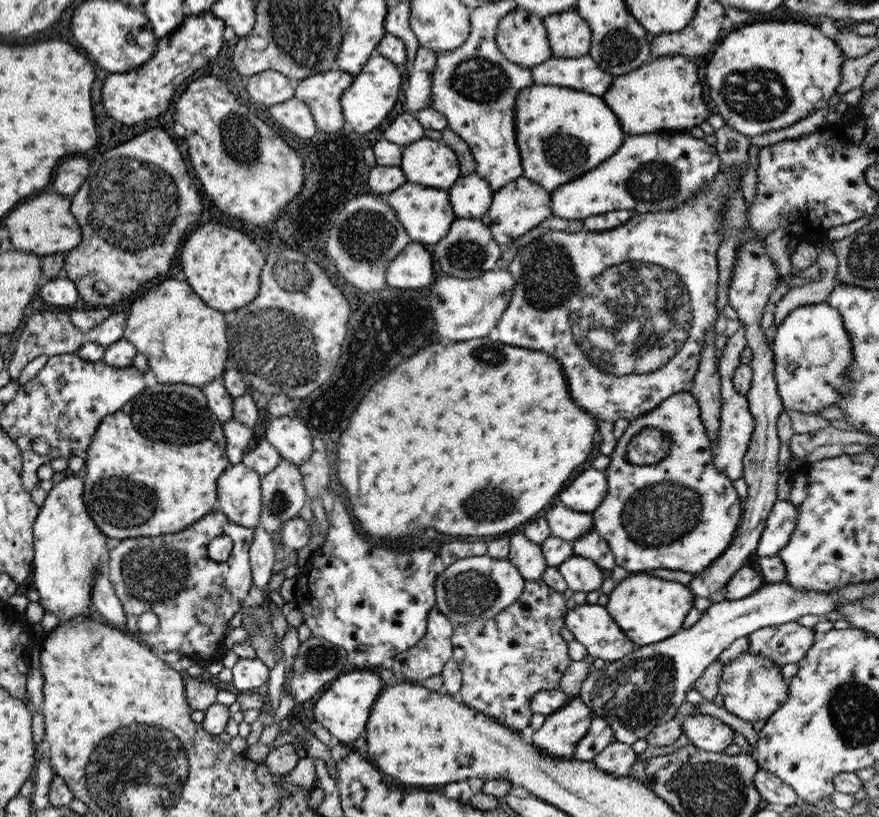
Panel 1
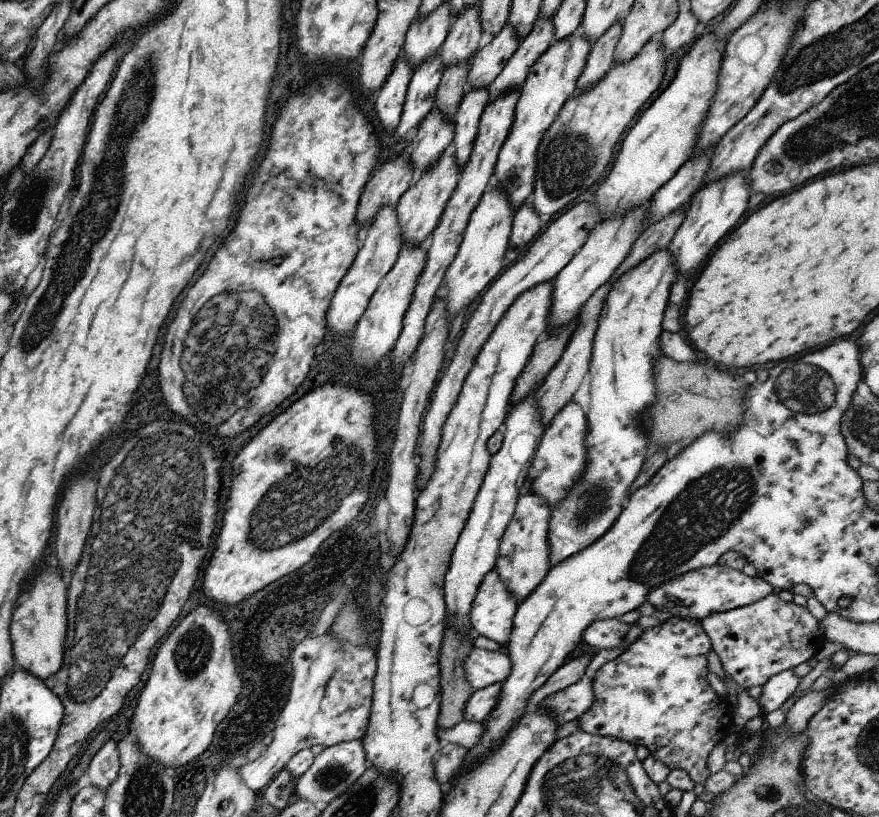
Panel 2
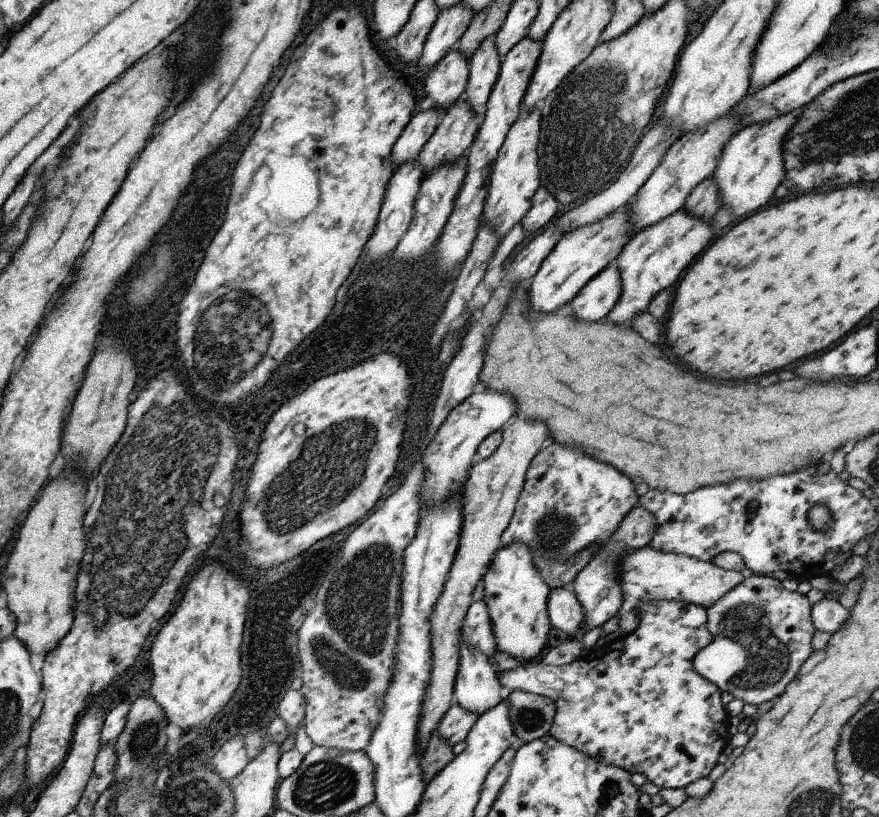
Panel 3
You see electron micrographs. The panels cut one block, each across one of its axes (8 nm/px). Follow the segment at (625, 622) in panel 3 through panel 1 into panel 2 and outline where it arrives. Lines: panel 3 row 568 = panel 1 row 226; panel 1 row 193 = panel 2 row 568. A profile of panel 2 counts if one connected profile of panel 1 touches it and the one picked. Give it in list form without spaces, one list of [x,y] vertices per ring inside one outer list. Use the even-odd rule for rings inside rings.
[[[717,563],[707,568],[689,571],[687,574],[667,581],[661,585],[661,588],[656,588],[649,593],[647,601],[658,611],[662,610],[684,618],[702,620],[715,613],[724,613],[756,603],[775,592],[775,589],[761,577],[751,578],[742,571]]]

